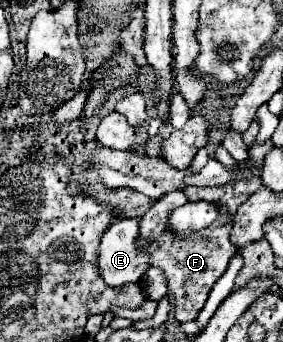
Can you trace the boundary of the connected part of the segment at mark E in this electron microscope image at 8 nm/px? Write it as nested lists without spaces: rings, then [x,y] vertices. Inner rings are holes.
[[[138,218],[116,220],[100,244],[98,268],[108,286],[124,286],[128,282],[140,282],[150,268],[150,254],[140,250],[138,242]]]

